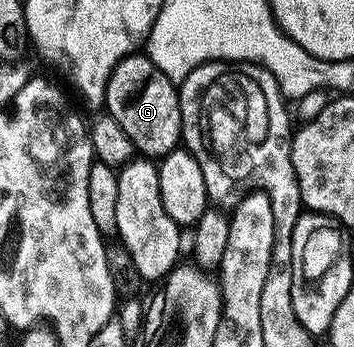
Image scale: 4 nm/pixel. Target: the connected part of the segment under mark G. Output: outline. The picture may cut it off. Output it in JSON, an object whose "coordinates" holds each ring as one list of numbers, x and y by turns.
{"coordinates":[[128,54,111,72,105,89,104,109,114,118,142,155,160,160,181,142,181,96,174,79,168,78,148,56]]}

